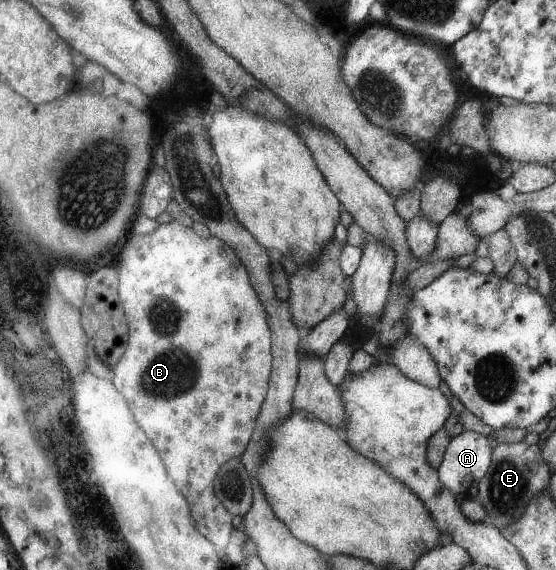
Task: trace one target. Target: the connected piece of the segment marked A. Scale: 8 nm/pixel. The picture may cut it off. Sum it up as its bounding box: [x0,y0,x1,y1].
[437,431,492,500]

